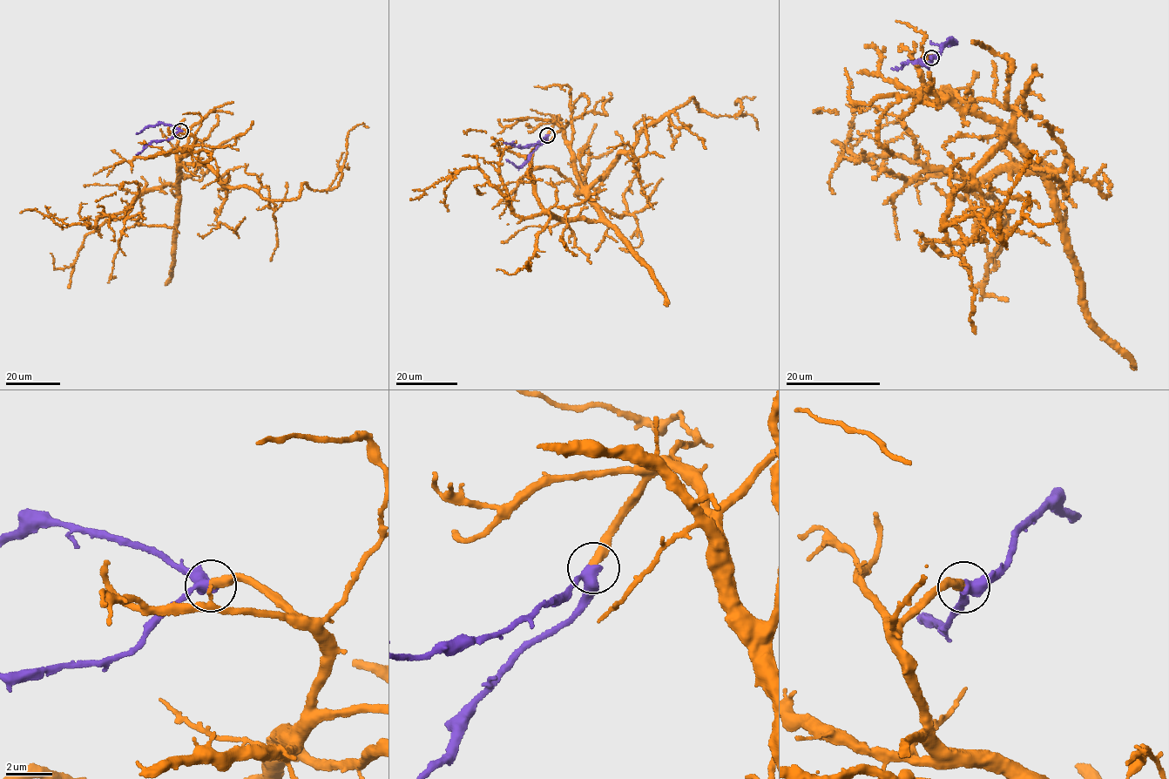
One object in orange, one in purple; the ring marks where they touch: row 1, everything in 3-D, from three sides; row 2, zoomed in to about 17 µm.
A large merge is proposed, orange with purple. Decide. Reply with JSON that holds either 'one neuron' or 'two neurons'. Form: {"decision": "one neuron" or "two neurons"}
{"decision": "one neuron"}

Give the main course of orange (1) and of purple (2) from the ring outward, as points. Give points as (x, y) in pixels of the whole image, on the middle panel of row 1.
1: (547, 135), (563, 127), (585, 189), (691, 98), (731, 116), (737, 99), (755, 97)
2: (547, 135), (536, 144), (521, 148), (503, 142)

